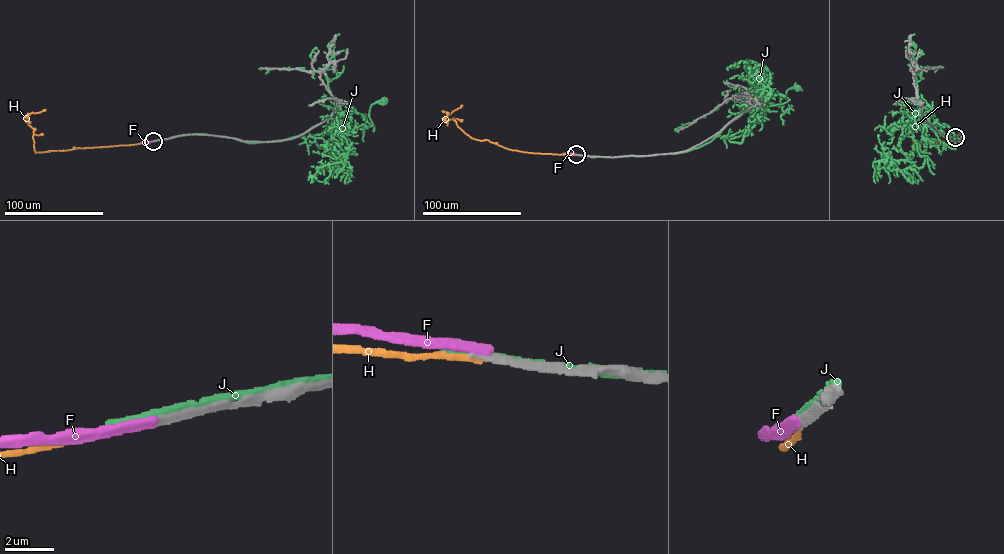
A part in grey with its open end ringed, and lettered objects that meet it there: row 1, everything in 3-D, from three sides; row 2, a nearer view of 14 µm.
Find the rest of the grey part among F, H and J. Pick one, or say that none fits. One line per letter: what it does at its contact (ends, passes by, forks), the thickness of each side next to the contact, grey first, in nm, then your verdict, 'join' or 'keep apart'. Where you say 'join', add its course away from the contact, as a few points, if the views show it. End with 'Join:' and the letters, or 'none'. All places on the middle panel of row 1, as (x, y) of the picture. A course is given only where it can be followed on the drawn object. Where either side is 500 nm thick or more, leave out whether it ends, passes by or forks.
F: it ends; calibres 320 and 440 nm; keep apart
H: it ends; calibres 320 and 260 nm; keep apart
J: it passes by; calibres 280 and 280 nm; keep apart
Join: none

